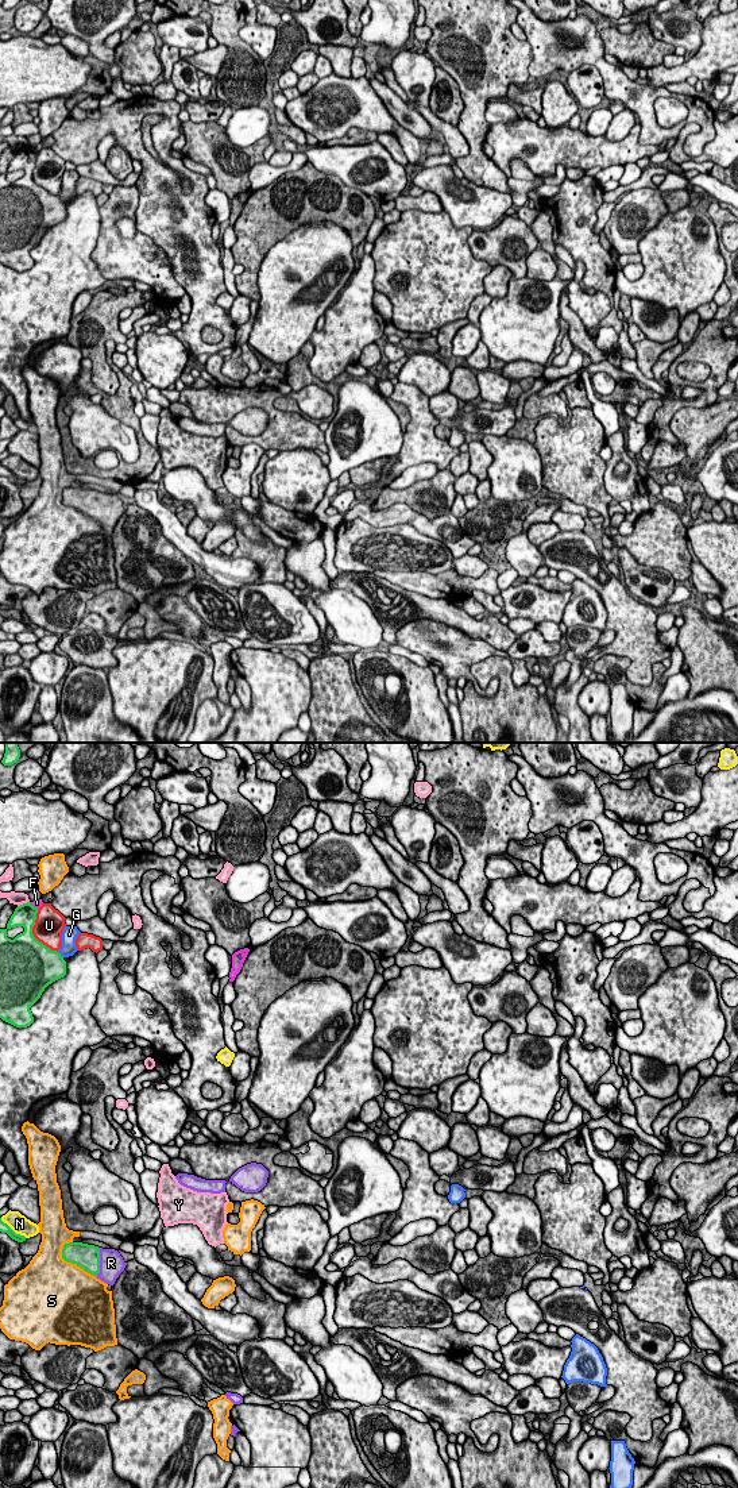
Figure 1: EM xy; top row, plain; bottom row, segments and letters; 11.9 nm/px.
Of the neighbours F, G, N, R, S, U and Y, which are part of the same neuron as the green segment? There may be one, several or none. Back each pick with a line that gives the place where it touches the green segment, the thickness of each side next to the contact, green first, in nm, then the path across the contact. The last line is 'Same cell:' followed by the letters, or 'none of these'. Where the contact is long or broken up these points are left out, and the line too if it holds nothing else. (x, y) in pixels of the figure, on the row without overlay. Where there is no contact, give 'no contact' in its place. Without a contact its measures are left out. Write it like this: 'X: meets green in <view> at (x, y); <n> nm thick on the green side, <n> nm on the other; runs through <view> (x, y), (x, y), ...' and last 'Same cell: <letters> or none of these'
R: meets green in xy at (99, 507); 300 nm thick on the green side, 280 nm on the other
Same cell: R

